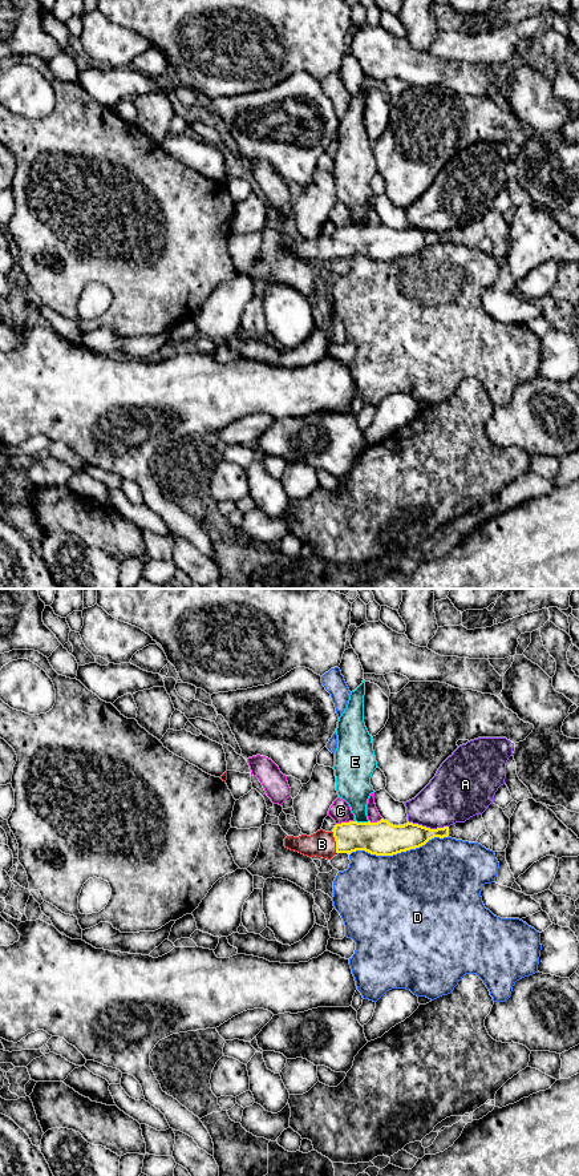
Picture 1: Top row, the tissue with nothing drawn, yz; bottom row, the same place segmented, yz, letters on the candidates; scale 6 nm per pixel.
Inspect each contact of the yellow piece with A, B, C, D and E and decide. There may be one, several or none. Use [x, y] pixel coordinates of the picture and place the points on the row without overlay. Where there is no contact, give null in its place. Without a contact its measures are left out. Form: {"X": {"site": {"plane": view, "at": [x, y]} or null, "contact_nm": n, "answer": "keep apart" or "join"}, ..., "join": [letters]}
{"A": {"site": {"plane": "yz", "at": [428, 233]}, "contact_nm": 260, "answer": "keep apart"}, "B": {"site": {"plane": "yz", "at": [335, 245]}, "contact_nm": 140, "answer": "join"}, "C": {"site": {"plane": "yz", "at": [344, 227]}, "contact_nm": 110, "answer": "keep apart"}, "D": {"site": {"plane": "yz", "at": [397, 257]}, "contact_nm": 600, "answer": "keep apart"}, "E": {"site": {"plane": "yz", "at": [361, 227]}, "contact_nm": 90, "answer": "keep apart"}, "join": ["B"]}

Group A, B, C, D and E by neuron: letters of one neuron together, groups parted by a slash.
A / B / C / D / E

